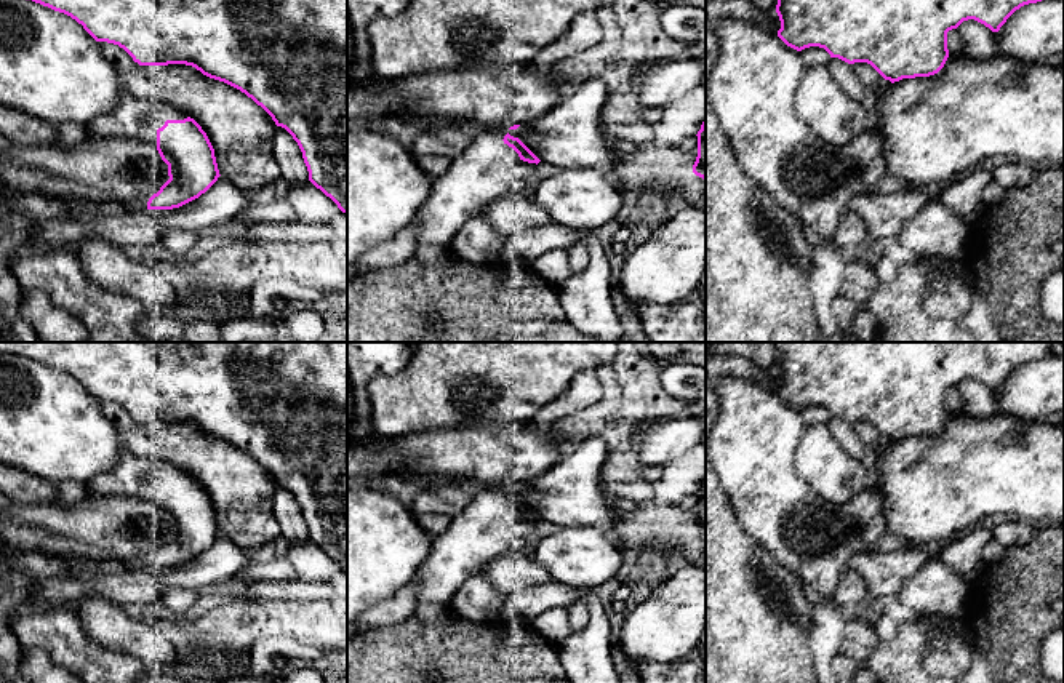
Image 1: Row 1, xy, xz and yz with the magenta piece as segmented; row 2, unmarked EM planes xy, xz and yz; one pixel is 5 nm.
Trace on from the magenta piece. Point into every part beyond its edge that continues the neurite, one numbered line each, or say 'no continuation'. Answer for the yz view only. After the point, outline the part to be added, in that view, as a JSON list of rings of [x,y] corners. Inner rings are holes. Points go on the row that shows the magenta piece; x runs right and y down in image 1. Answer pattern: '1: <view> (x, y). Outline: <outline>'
no continuation

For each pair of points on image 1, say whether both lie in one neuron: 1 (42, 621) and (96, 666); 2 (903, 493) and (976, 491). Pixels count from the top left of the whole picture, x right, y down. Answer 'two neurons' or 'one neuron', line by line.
1: one neuron
2: one neuron

